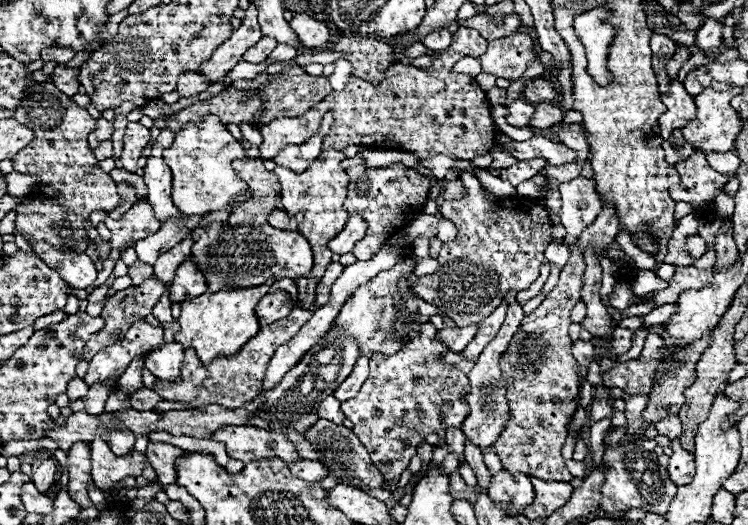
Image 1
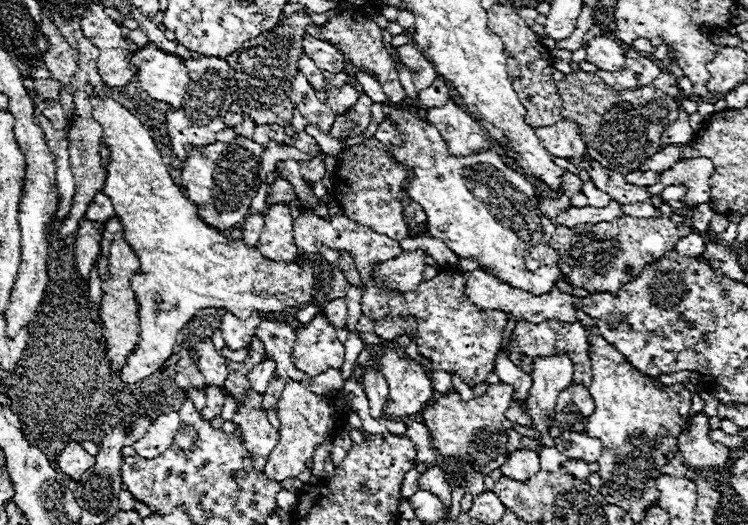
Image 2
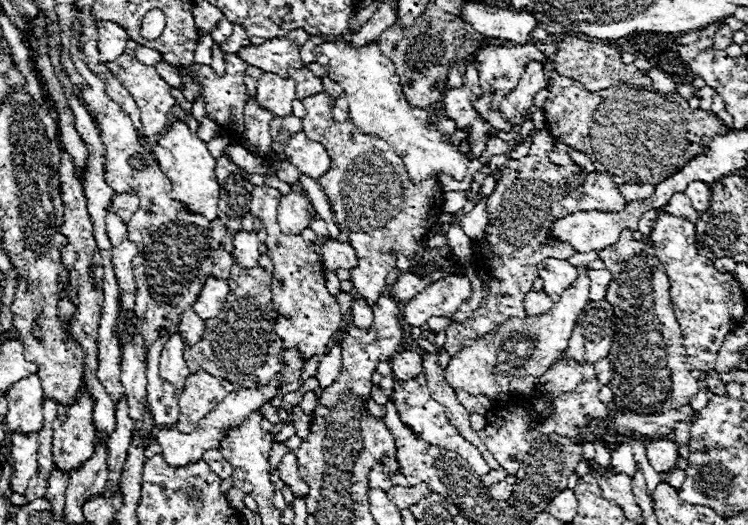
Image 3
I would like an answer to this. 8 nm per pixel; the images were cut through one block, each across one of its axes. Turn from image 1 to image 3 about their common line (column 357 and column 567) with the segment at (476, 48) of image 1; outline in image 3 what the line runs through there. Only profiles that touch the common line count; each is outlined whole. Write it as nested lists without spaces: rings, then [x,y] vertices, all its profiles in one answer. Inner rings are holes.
[[[554,70],[548,76],[550,76],[550,94],[548,100],[544,102],[546,130],[554,136],[556,142],[564,142],[574,150],[586,152],[592,158],[596,170],[600,174],[610,176],[618,186],[626,182],[658,184],[662,178],[670,178],[672,174],[676,174],[684,164],[688,164],[688,160],[706,152],[706,146],[702,144],[704,136],[722,136],[724,132],[728,132],[716,114],[712,114],[710,110],[690,108],[688,102],[676,92],[656,92],[652,88],[628,86],[628,84],[588,92],[580,82],[560,76]],[[630,118],[644,118],[644,120],[636,120],[636,124],[626,124],[626,120]]]

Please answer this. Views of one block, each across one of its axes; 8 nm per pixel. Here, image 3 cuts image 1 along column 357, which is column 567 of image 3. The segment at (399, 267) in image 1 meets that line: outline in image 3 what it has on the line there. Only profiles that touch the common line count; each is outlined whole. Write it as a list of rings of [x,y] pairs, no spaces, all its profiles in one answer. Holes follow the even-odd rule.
[[[586,266],[578,268],[578,280],[568,288],[550,312],[542,316],[526,316],[524,320],[506,320],[498,332],[486,334],[474,346],[462,348],[444,370],[444,380],[452,390],[462,388],[474,396],[486,396],[490,402],[498,402],[498,382],[508,386],[508,376],[542,376],[552,360],[566,348],[574,322],[588,304],[588,276]]]

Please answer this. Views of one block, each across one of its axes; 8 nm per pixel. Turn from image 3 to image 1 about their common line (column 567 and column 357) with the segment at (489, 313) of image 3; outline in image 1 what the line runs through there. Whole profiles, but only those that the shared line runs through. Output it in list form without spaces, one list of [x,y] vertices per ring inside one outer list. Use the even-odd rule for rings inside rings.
[[[390,164],[386,168],[368,168],[368,166],[352,166],[346,170],[350,176],[348,184],[348,198],[344,202],[346,212],[352,216],[364,216],[368,230],[366,236],[354,246],[354,256],[360,260],[372,258],[384,240],[388,240],[392,234],[396,234],[404,224],[416,218],[416,214],[422,212],[426,200],[428,200],[428,190],[430,190],[430,180],[404,164]]]

